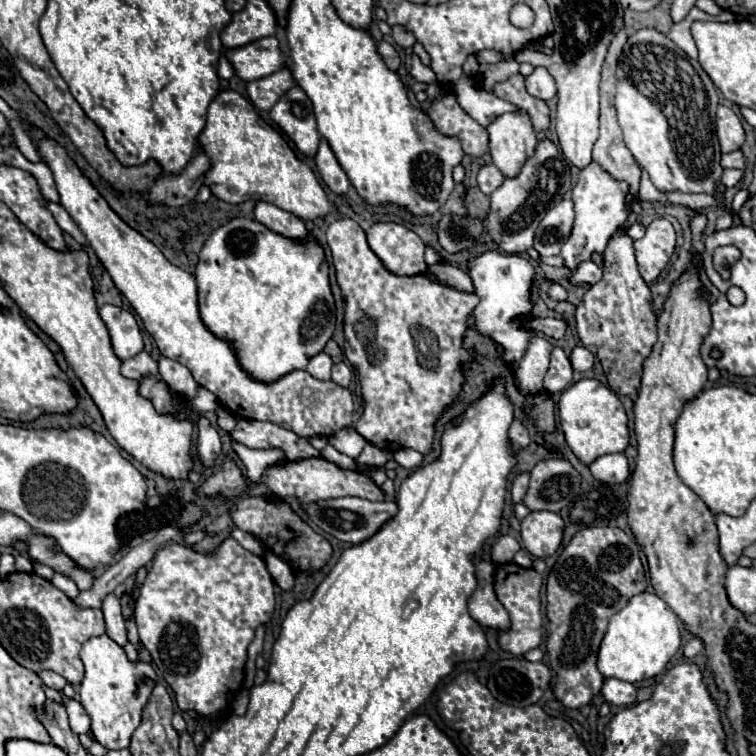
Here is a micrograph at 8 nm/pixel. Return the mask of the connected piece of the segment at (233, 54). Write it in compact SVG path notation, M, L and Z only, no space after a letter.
M275 36L255 40L253 44L241 48L225 50L225 56L231 62L235 74L245 82L265 78L285 66L285 58Z

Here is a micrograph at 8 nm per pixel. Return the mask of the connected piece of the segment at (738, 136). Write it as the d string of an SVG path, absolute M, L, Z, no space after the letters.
M719 106L717 110L717 136L719 136L723 152L739 150L745 142L741 120L729 106Z

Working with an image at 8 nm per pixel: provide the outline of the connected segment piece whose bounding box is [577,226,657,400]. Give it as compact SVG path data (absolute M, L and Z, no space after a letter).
M623 226L609 238L603 258L603 278L585 292L583 302L577 306L577 334L585 348L595 348L609 388L617 396L635 400L643 362L657 342L657 318L651 312L651 292L637 270L633 238Z

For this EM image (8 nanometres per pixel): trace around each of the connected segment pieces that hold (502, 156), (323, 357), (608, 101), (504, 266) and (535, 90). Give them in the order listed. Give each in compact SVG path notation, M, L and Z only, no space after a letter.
M503 114L491 126L487 126L487 130L493 164L503 176L517 176L517 172L521 172L521 164L533 156L537 146L537 136L533 132L529 114Z
M321 352L321 354L317 354L317 356L313 356L313 358L309 360L307 372L309 372L313 378L317 378L317 380L329 380L329 378L331 378L331 368L333 368L331 358L329 358L325 352Z
M621 30L615 36L615 40L611 42L609 52L607 52L607 58L605 58L605 66L603 66L603 74L601 74L601 130L599 130L599 138L595 142L595 148L593 148L593 162L601 164L601 168L605 168L605 172L609 172L609 176L613 176L615 180L625 180L625 184L629 184L629 196L625 196L625 200L629 200L629 208L631 208L631 204L637 200L637 194L639 194L641 168L633 160L633 154L627 150L627 146L623 142L623 134L621 134L621 128L617 124L615 104L613 104L615 82L617 82L615 80L615 68L617 68L617 60L621 56L621 50L623 50L625 40L627 40L627 34L625 34L625 30Z
M487 252L475 260L469 260L469 276L473 278L475 294L481 298L479 306L473 310L475 328L505 348L503 360L515 370L529 344L529 338L533 336L533 332L525 330L521 322L513 320L519 314L531 312L529 290L533 280L533 266L525 258L519 258L515 254Z
M543 66L535 68L535 72L531 76L527 76L525 84L527 84L527 92L535 98L541 98L541 100L551 100L557 94L555 80L547 72L547 68L543 68Z

